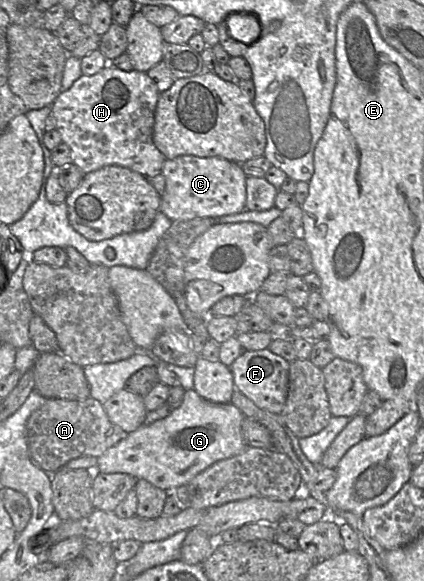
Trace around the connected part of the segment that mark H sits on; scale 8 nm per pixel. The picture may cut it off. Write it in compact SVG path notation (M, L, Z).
M107 66L96 74L80 76L68 90L61 92L51 105L56 129L63 143L71 150L73 164L84 174L110 165L127 168L144 177L160 174L166 158L153 142L155 110L159 95L157 86L146 72L124 71Z

